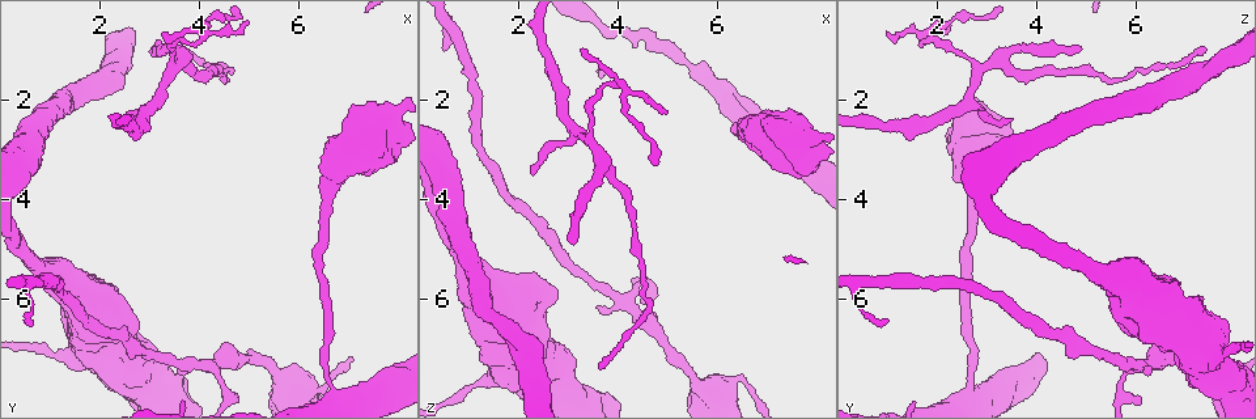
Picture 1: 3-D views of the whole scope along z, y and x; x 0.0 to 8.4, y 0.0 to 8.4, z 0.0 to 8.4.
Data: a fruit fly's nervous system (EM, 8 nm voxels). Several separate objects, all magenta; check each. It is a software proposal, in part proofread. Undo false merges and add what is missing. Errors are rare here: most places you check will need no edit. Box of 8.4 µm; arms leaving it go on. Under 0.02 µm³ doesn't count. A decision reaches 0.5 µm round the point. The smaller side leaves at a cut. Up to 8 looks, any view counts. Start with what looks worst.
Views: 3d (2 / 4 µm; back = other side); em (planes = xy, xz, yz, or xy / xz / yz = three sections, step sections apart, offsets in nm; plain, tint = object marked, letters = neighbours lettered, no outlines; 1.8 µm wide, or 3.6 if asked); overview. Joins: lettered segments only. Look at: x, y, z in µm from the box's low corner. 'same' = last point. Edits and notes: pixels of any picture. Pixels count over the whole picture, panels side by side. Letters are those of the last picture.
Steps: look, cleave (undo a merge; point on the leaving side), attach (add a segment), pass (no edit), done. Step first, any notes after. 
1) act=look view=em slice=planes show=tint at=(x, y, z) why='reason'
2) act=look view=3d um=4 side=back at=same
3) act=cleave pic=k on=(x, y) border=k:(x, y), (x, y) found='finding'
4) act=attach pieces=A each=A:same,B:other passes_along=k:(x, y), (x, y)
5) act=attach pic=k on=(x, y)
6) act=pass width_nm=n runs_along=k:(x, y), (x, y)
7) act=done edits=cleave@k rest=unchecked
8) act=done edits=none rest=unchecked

act=look view=em slice=xy step=4 show=letters at=(3.15, 0.95, 4.85) why='an open end'

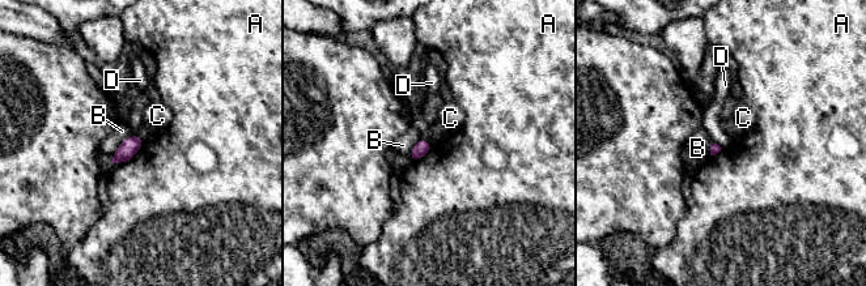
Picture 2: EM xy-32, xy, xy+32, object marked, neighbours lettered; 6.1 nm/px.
act=look view=em slice=planes show=letters at=same

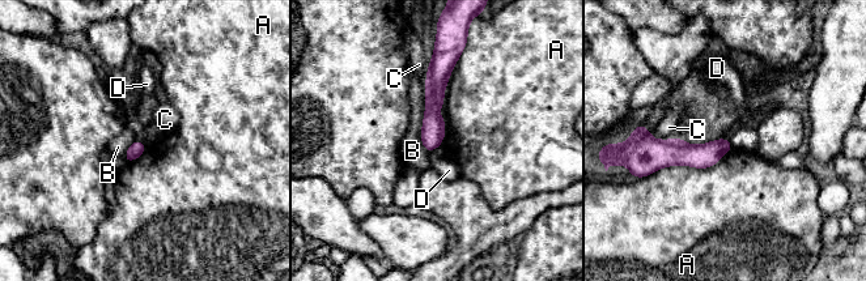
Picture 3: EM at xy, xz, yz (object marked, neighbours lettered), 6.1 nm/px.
act=pass each=A:other,B:other,C:other,D:other border=3:(440, 145), (428, 153) found='none of them fits'

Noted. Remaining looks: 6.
act=look view=em um=3.6 slice=planes show=plain at=(5.70, 7.70, 7.75) why='abrupt turn'

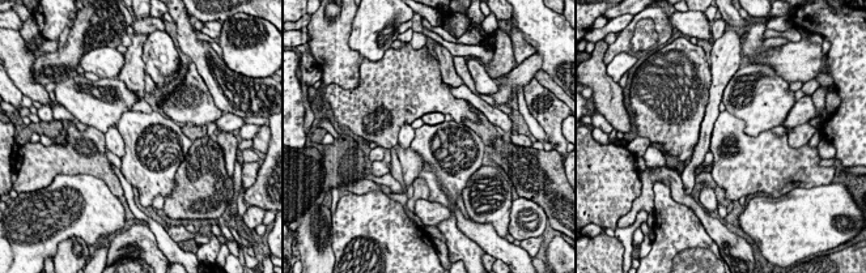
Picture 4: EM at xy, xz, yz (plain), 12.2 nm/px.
act=look view=em um=3.6 slice=planes show=letters at=same

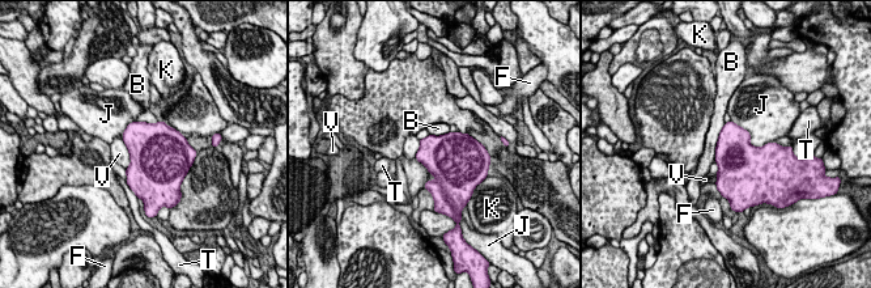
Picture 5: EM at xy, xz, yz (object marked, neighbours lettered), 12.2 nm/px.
act=pass each=B:other,F:other,J:other,K:other,T:other,V:other border=5:(725, 123), (719, 132), (714, 159) found='one neuron here'

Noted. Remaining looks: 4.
act=look view=3d um=4 at=(3.65, 7.45, 6.20) why='free end'

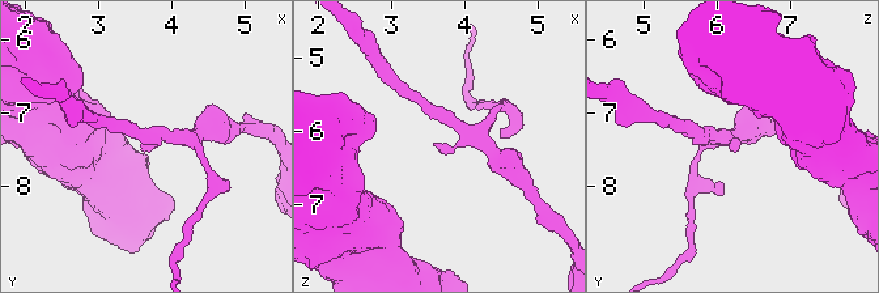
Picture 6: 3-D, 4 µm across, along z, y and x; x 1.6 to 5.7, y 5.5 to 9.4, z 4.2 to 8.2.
act=look view=em slice=xz step=16 show=letters at=(3.55, 7.50, 6.15) why='need the tissue'

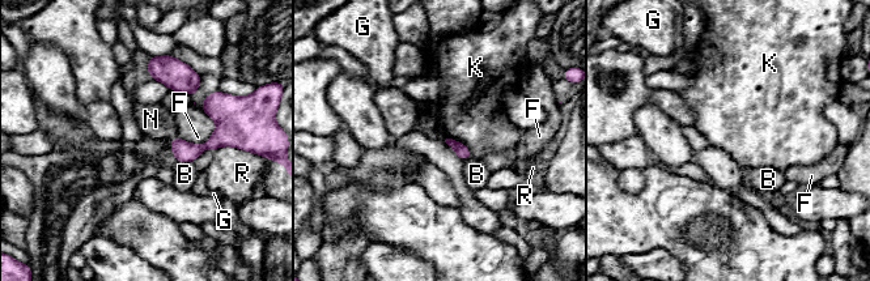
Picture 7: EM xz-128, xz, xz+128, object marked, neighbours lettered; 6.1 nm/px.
act=pass each=B:other,F:other,G:other,K:other,N:other,R:other found='no lettered segment goes on from it'

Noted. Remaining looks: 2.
act=done edits=none rest=unchecked

